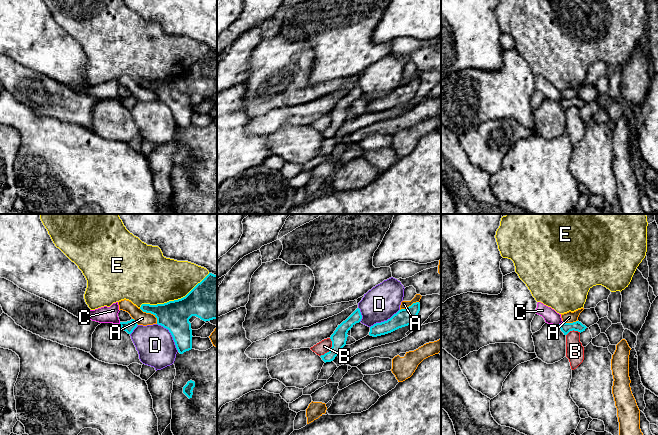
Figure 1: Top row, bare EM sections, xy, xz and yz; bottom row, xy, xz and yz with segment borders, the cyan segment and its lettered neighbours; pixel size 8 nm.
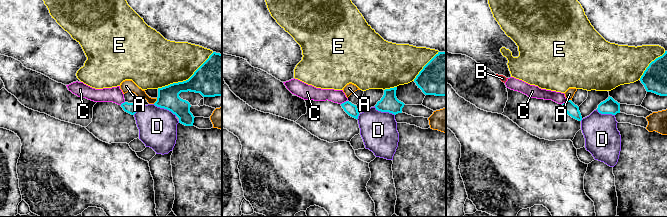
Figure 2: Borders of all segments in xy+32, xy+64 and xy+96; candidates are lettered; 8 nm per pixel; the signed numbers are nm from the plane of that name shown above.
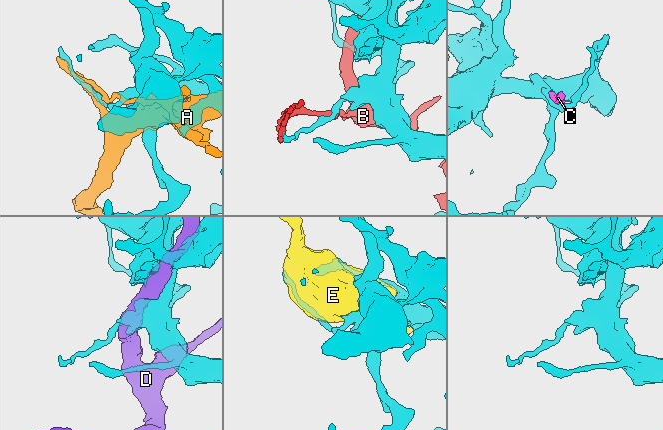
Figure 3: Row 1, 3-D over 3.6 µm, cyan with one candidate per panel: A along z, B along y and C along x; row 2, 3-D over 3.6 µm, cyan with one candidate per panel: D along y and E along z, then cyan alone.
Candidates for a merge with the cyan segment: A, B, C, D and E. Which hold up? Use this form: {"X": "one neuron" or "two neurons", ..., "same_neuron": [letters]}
{"A": "two neurons", "B": "two neurons", "C": "one neuron", "D": "two neurons", "E": "two neurons", "same_neuron": ["C"]}

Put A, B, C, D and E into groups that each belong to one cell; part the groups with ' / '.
A / B / C / D / E

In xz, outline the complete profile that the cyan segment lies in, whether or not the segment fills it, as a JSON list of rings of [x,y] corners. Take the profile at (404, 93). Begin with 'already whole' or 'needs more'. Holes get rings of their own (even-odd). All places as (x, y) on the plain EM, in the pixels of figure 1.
already whole | [[[413,79],[411,82],[399,86],[387,97],[376,99],[370,103],[369,111],[373,113],[391,109],[399,104],[413,100],[420,87],[420,79]]]

